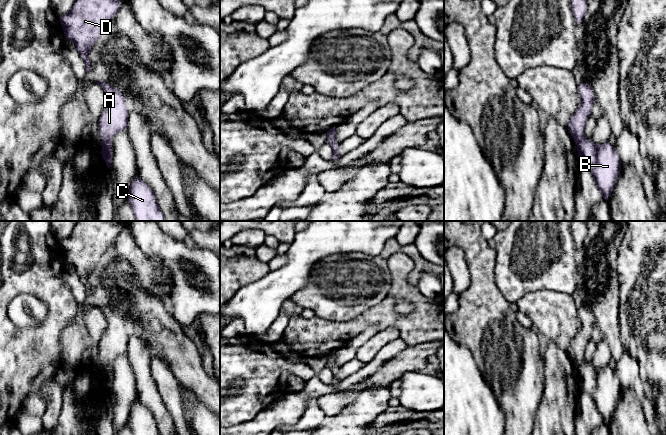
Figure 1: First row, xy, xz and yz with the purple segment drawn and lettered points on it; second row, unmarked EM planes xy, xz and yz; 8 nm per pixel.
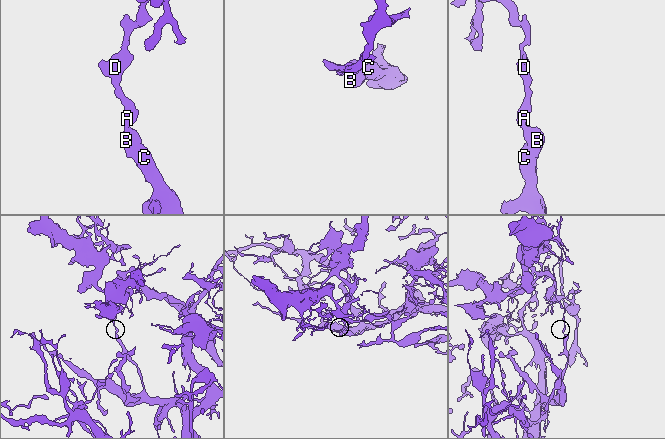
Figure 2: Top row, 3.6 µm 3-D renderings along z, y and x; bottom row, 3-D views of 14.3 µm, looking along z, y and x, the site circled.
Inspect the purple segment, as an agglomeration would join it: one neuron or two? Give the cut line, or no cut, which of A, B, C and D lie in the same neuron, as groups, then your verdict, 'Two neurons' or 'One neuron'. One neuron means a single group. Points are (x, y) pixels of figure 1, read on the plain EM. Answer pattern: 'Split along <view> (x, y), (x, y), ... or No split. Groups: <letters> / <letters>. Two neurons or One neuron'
Split along xy (103, 365), (110, 366). Groups: A D / B C. Two neurons

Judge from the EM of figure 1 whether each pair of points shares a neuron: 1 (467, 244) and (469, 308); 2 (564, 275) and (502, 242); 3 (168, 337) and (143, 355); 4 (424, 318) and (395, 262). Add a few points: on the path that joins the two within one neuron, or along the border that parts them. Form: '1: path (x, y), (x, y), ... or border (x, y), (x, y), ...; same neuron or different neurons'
1: path (478, 260), (478, 292); same neuron
2: path (547, 267), (534, 264), (519, 243); same neuron
3: border (141, 336), (155, 354); different neurons
4: path (422, 304), (400, 282), (400, 276); same neuron

